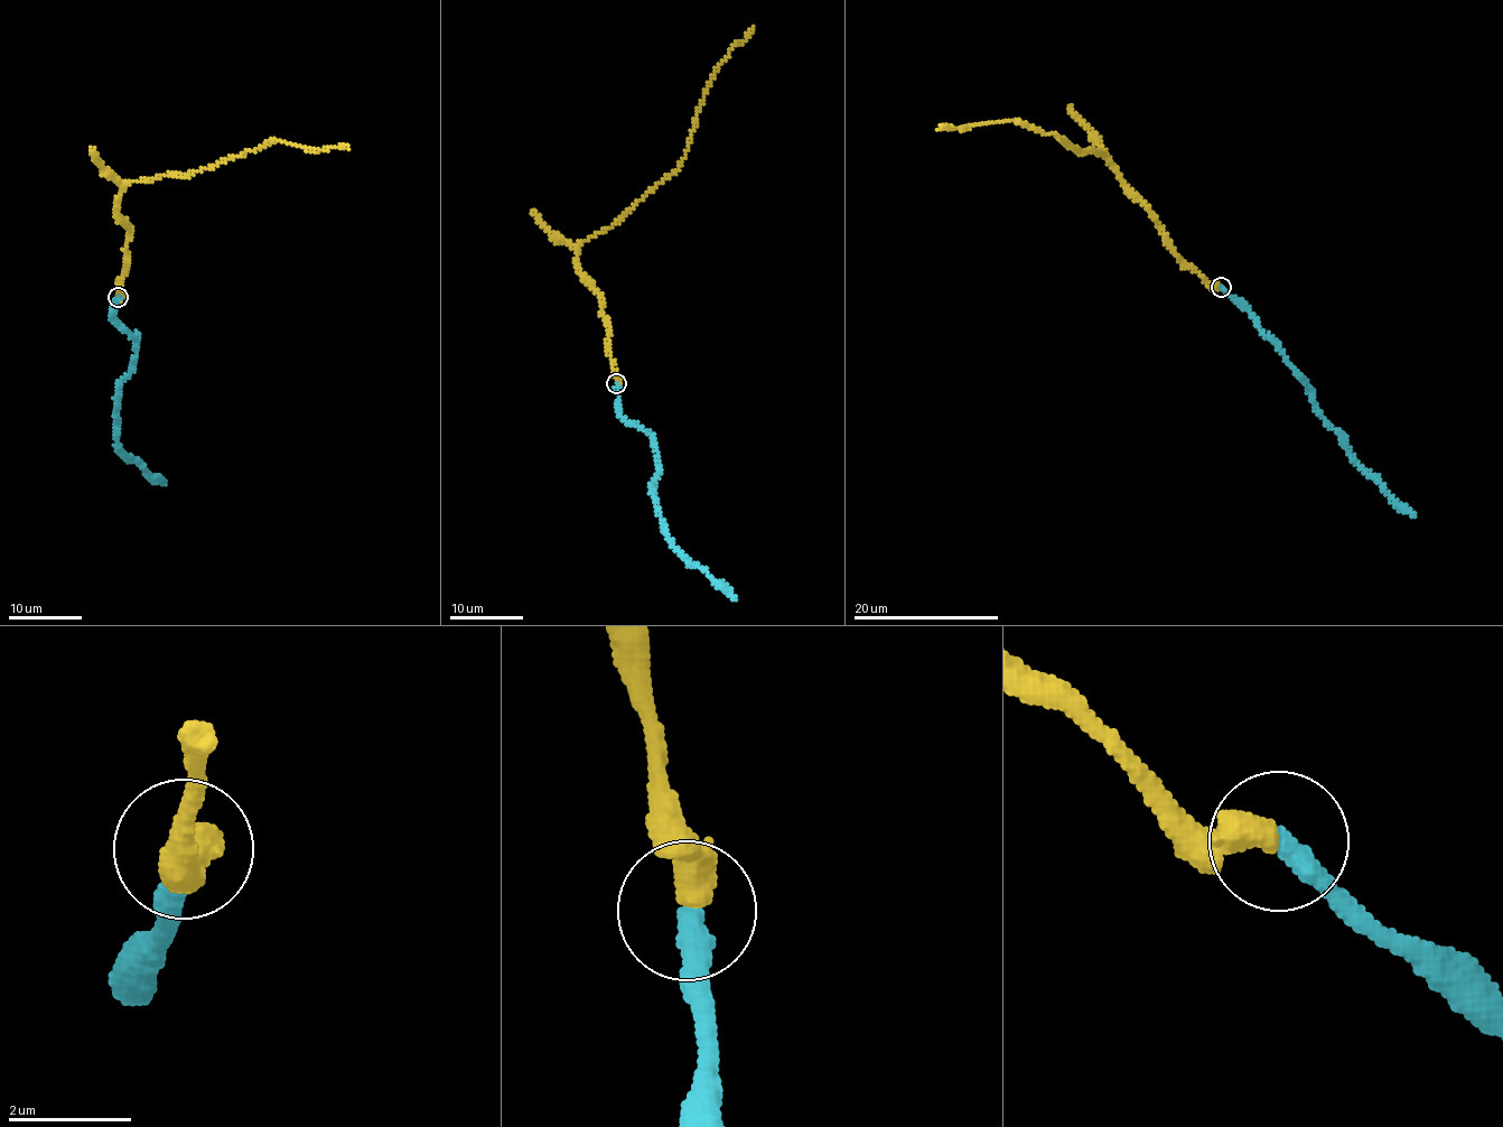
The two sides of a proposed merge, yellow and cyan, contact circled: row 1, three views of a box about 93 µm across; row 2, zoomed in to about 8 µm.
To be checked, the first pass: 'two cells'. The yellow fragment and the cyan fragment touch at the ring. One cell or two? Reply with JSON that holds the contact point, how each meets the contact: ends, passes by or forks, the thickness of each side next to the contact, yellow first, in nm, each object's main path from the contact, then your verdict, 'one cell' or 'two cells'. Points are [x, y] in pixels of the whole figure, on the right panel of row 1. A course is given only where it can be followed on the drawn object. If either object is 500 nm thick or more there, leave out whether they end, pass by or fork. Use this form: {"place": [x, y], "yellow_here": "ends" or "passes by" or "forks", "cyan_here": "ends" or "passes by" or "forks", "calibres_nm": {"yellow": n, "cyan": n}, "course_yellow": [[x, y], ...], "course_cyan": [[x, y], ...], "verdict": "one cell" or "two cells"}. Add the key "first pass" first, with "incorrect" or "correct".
{"first pass": "incorrect", "place": [1221, 287], "calibres_nm": {"yellow": 550, "cyan": 380}, "course_yellow": [[1220, 287], [1211, 287], [1174, 250], [1164, 229], [1101, 151], [1081, 154], [1056, 134], [1014, 121], [935, 129]], "course_cyan": [[1220, 287], [1270, 338], [1306, 387], [1315, 410], [1338, 436], [1352, 458], [1415, 518]], "verdict": "one cell"}

